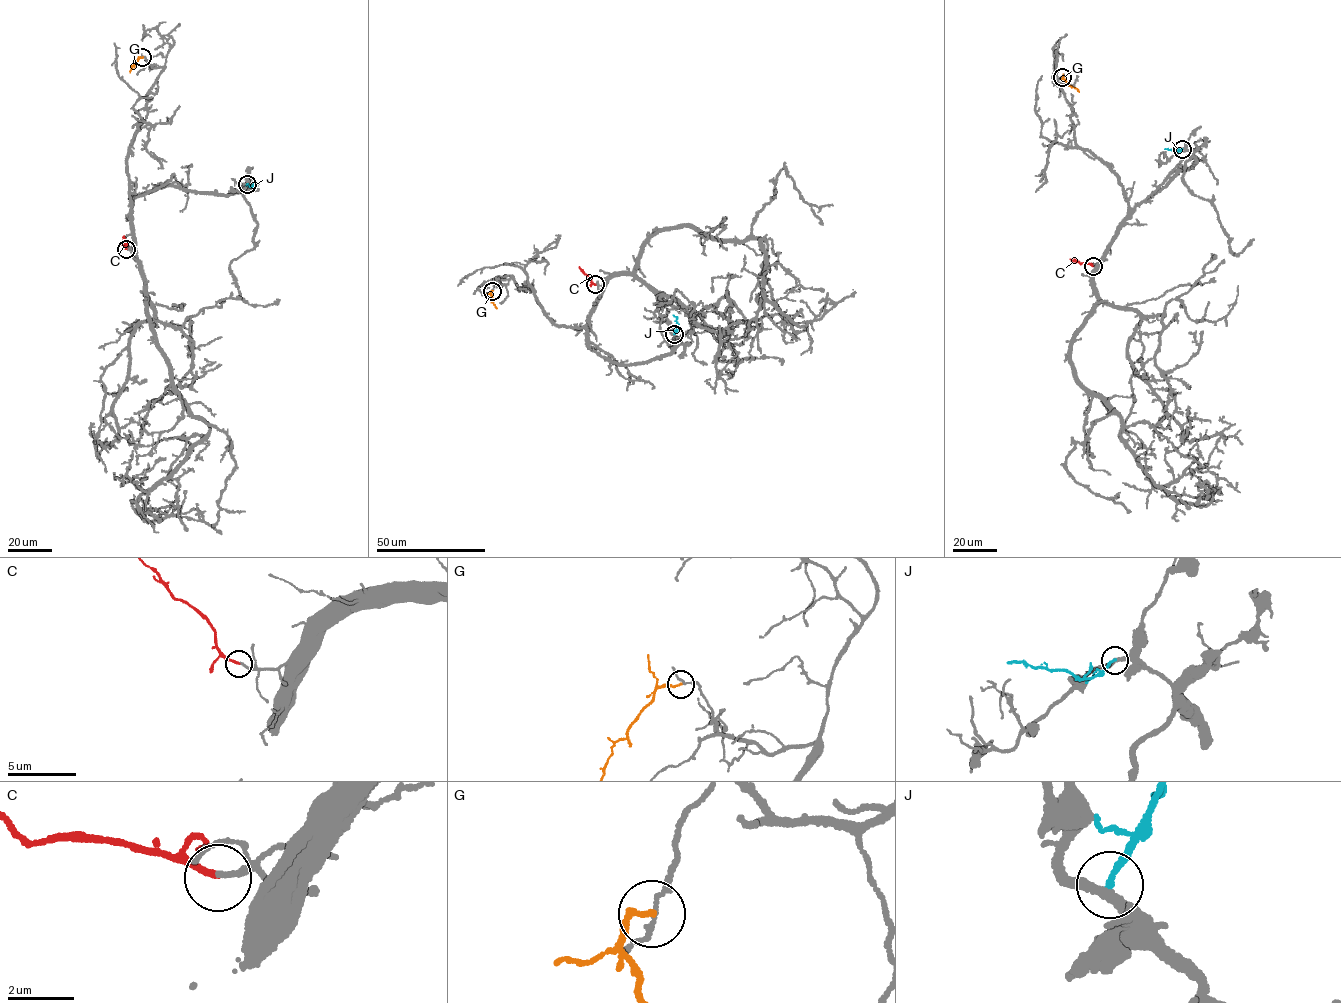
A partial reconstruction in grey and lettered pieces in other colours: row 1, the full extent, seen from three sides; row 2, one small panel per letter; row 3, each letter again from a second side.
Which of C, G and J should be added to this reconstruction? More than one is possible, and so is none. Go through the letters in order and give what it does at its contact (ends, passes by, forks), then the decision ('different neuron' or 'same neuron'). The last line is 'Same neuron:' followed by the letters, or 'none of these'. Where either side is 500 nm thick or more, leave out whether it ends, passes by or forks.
C: it ends there; same neuron
G: it ends there; different neuron
J: it ends there; different neuron
Same neuron: C

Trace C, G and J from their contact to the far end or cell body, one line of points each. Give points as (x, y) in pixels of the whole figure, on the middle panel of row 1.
C: (595, 285), (579, 267)
G: (492, 291), (497, 308)
J: (674, 334), (678, 326), (673, 315)

